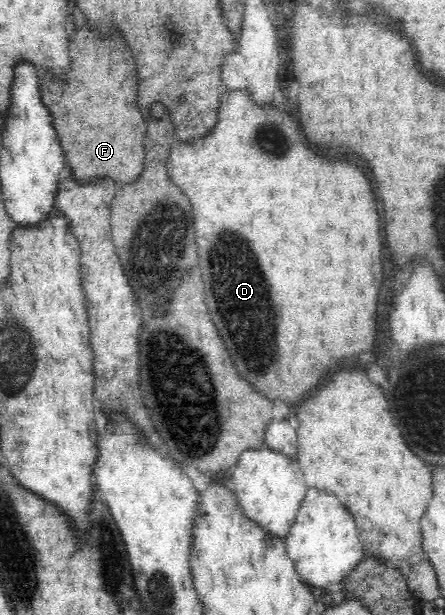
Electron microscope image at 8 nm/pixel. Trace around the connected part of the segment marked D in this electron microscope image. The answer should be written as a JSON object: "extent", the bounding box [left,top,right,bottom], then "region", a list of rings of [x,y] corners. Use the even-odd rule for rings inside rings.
{"extent":[167,89,383,402],"region":[[[222,89],[216,126],[201,137],[187,141],[179,140],[171,149],[167,158],[168,174],[171,175],[172,181],[186,192],[194,208],[200,268],[204,276],[204,286],[208,288],[206,304],[210,308],[212,320],[216,322],[216,328],[220,330],[220,336],[224,338],[224,344],[228,346],[228,352],[234,358],[236,368],[240,370],[244,379],[256,386],[256,389],[268,396],[272,402],[298,402],[304,396],[304,392],[316,386],[320,378],[326,372],[330,372],[330,366],[334,362],[352,362],[362,350],[370,350],[370,346],[374,344],[374,334],[370,332],[376,332],[376,302],[380,284],[383,282],[382,234],[378,204],[368,174],[362,166],[348,158],[332,158],[326,156],[322,150],[312,148],[286,108],[278,108],[274,101],[256,102],[252,93],[247,90]]]}

